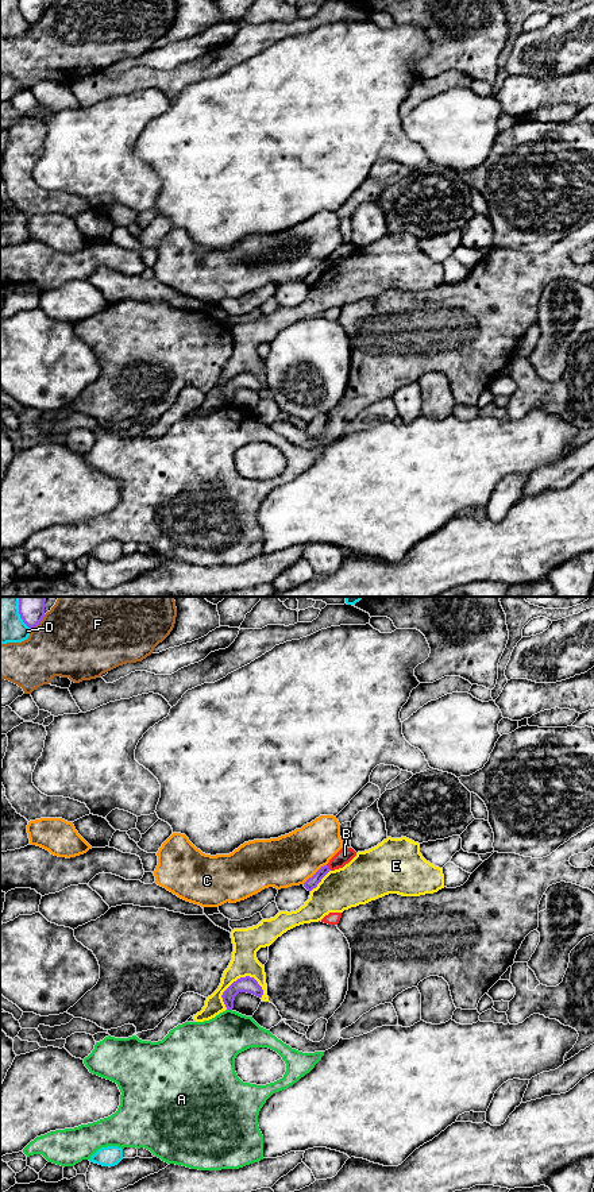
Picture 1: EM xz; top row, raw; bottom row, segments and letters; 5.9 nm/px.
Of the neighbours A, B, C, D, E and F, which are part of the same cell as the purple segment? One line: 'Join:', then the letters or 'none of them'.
Join: none of them

